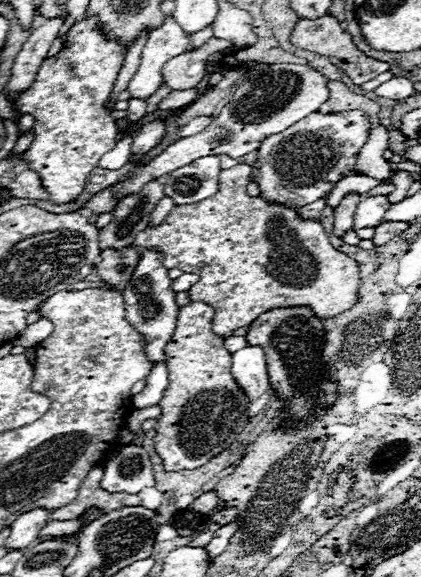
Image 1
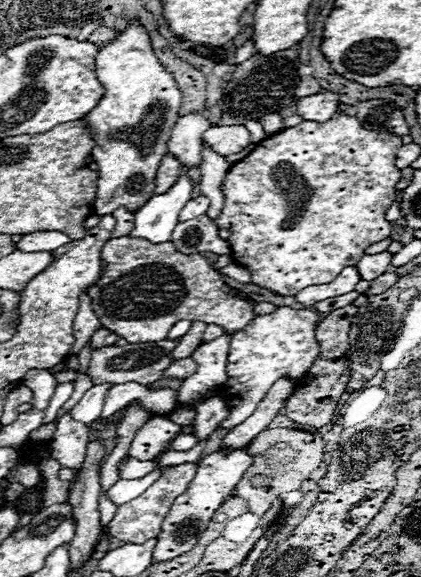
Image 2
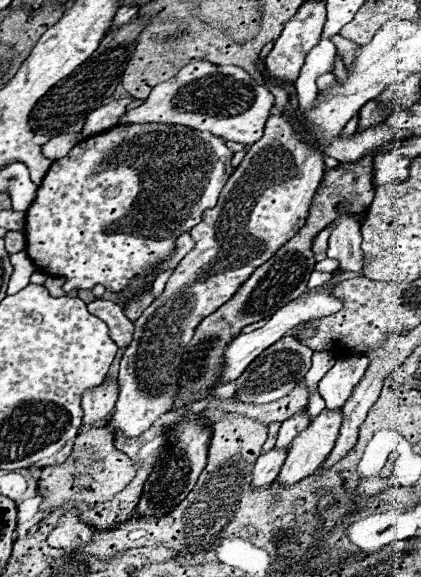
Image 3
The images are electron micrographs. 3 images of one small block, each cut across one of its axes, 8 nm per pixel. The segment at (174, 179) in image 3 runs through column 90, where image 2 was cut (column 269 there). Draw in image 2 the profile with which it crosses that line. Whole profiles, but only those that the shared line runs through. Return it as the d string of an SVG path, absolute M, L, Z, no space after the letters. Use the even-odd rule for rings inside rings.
M334 114L328 122L300 122L294 128L284 128L264 140L260 140L256 144L256 148L242 158L240 162L232 164L224 182L222 182L222 194L224 194L224 208L220 212L220 216L216 218L216 226L228 230L230 236L230 250L232 250L232 260L246 268L252 274L252 282L256 286L274 290L282 296L294 296L300 290L304 290L306 286L314 286L314 284L328 284L332 282L340 270L344 270L346 266L356 266L356 262L360 262L360 258L364 256L364 250L384 238L390 236L392 232L392 224L386 220L386 210L390 208L390 204L396 200L396 184L402 178L402 172L396 168L396 152L402 146L402 138L396 134L388 134L384 132L376 132L376 130L366 130L364 126L360 126L360 122L354 116L346 116L346 114Z

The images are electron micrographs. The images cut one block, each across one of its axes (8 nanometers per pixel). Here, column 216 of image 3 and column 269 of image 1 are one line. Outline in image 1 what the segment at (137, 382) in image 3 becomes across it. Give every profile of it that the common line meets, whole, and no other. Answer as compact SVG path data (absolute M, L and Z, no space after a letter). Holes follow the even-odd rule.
M236 164L220 172L218 192L198 204L180 204L170 210L166 220L158 226L148 226L136 236L138 248L156 248L164 254L164 266L192 270L200 280L192 286L190 300L208 302L214 308L212 330L222 338L234 334L236 328L248 326L264 310L276 306L310 306L312 312L326 320L358 302L360 270L358 264L336 250L324 234L320 220L302 220L298 210L280 204L268 204L262 196L248 196L246 186L250 180L250 164Z

